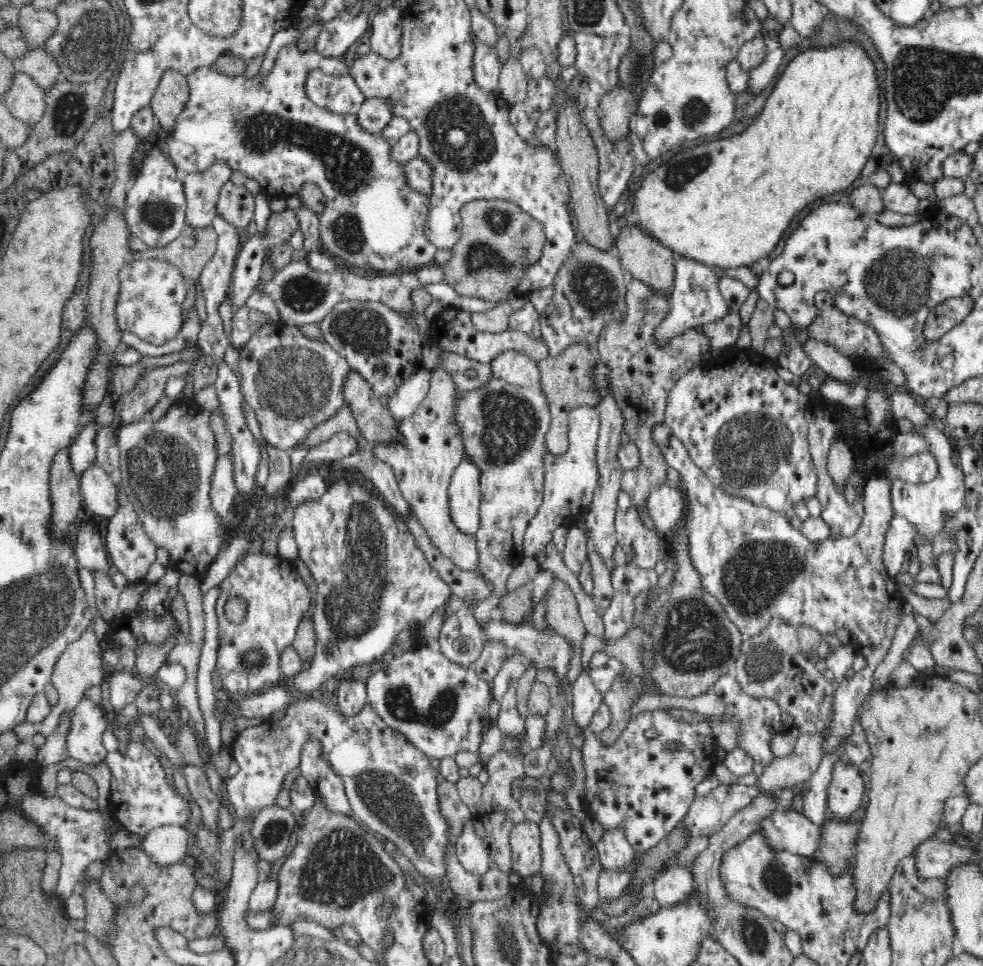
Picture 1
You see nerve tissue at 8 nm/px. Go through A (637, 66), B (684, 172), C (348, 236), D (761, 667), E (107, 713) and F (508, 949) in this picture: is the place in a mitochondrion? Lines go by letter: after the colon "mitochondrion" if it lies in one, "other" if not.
A: mitochondrion
B: mitochondrion
C: mitochondrion
D: mitochondrion
E: other
F: mitochondrion

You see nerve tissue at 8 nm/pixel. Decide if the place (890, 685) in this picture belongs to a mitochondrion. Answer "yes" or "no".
no

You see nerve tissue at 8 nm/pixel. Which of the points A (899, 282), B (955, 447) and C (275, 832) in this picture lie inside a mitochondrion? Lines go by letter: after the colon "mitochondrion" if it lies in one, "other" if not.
A: mitochondrion
B: other
C: mitochondrion

